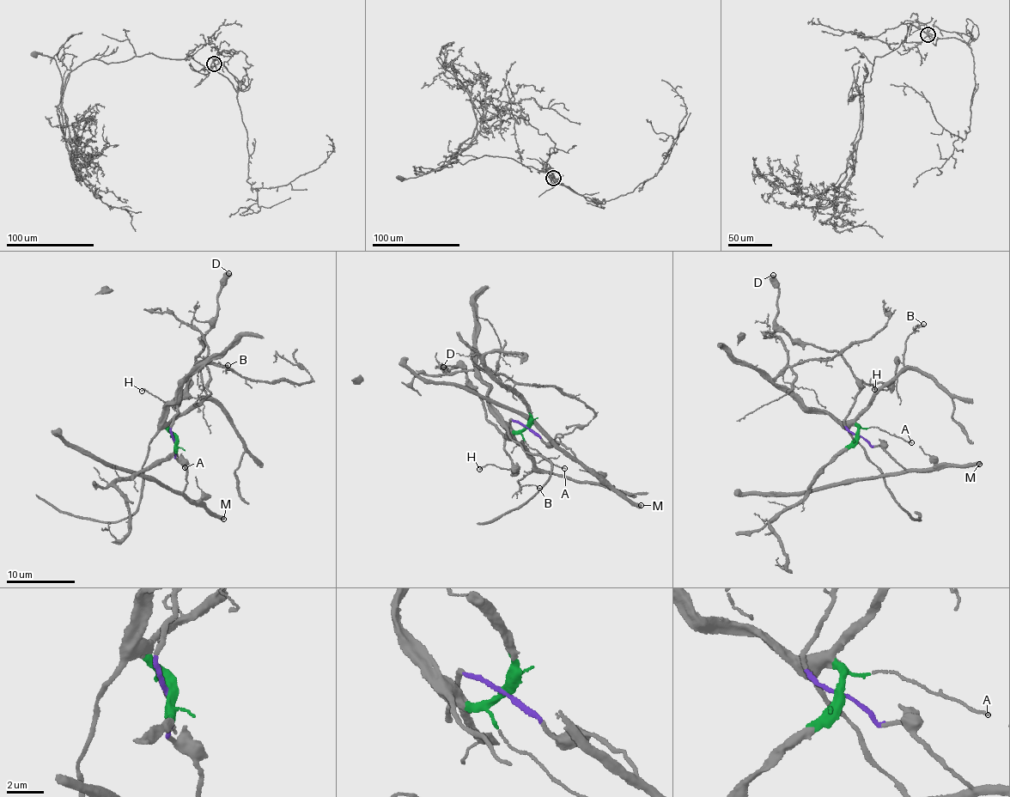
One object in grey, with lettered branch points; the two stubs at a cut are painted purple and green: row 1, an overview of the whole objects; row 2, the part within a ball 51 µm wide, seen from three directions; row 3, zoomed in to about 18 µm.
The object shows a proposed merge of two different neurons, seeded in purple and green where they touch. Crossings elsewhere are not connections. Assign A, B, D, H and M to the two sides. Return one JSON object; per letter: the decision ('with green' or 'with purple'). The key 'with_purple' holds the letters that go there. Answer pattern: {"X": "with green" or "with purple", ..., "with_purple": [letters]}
{"A": "with green", "B": "with green", "D": "with purple", "H": "with purple", "M": "with purple", "with_purple": ["D", "H", "M"]}

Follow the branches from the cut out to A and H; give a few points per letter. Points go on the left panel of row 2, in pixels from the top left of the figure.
A: (175, 442), (172, 435), (179, 462), (185, 467)
H: (175, 442), (171, 428), (181, 394), (176, 394), (179, 398), (173, 400), (159, 400), (142, 392)

